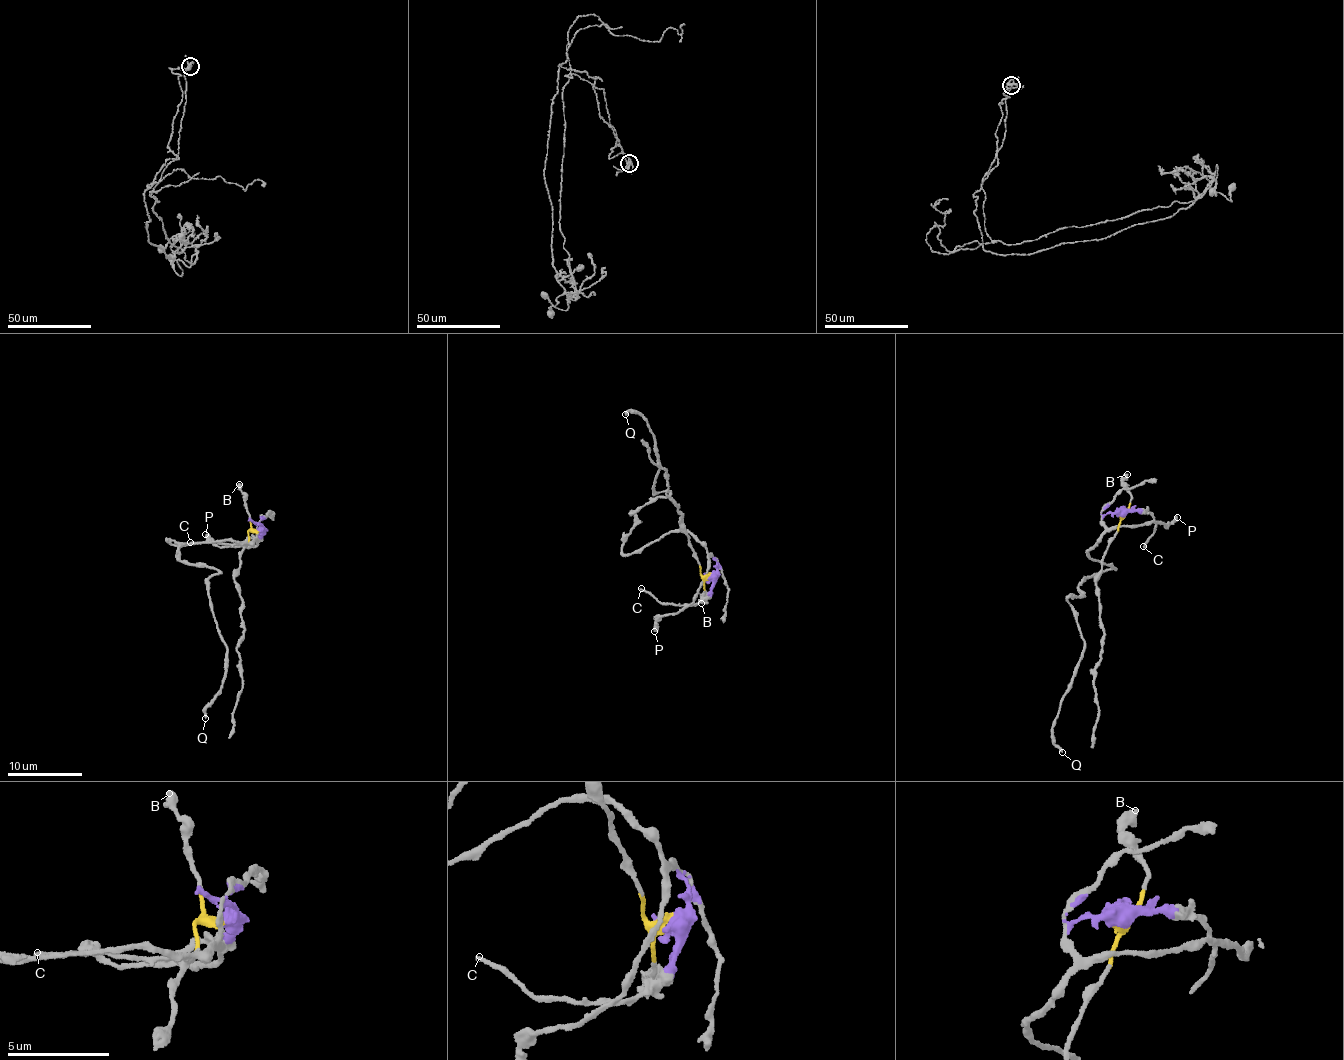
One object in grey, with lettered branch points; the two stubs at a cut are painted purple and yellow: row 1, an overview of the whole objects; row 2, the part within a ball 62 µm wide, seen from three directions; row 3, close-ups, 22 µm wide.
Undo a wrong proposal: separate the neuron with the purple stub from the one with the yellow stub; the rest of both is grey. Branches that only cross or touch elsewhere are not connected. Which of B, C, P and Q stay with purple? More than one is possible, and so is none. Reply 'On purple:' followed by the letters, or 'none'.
On purple: C, P, Q

